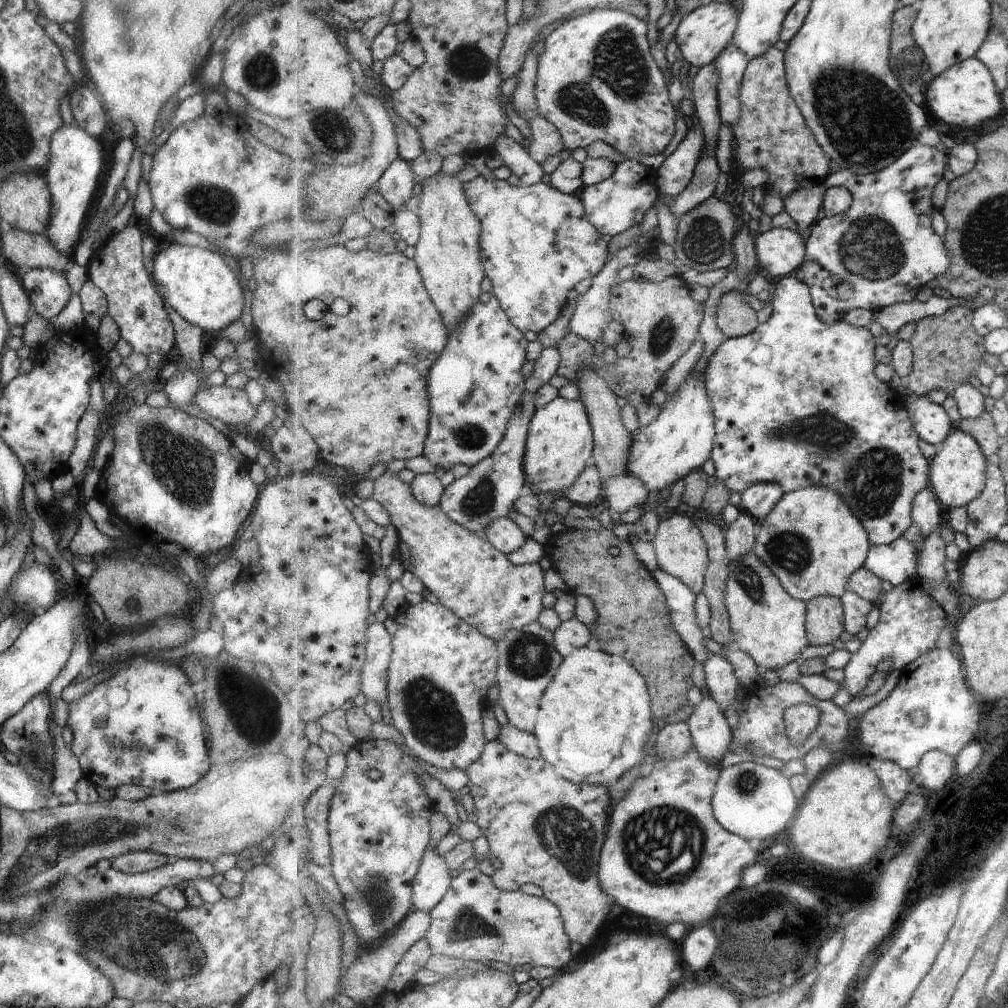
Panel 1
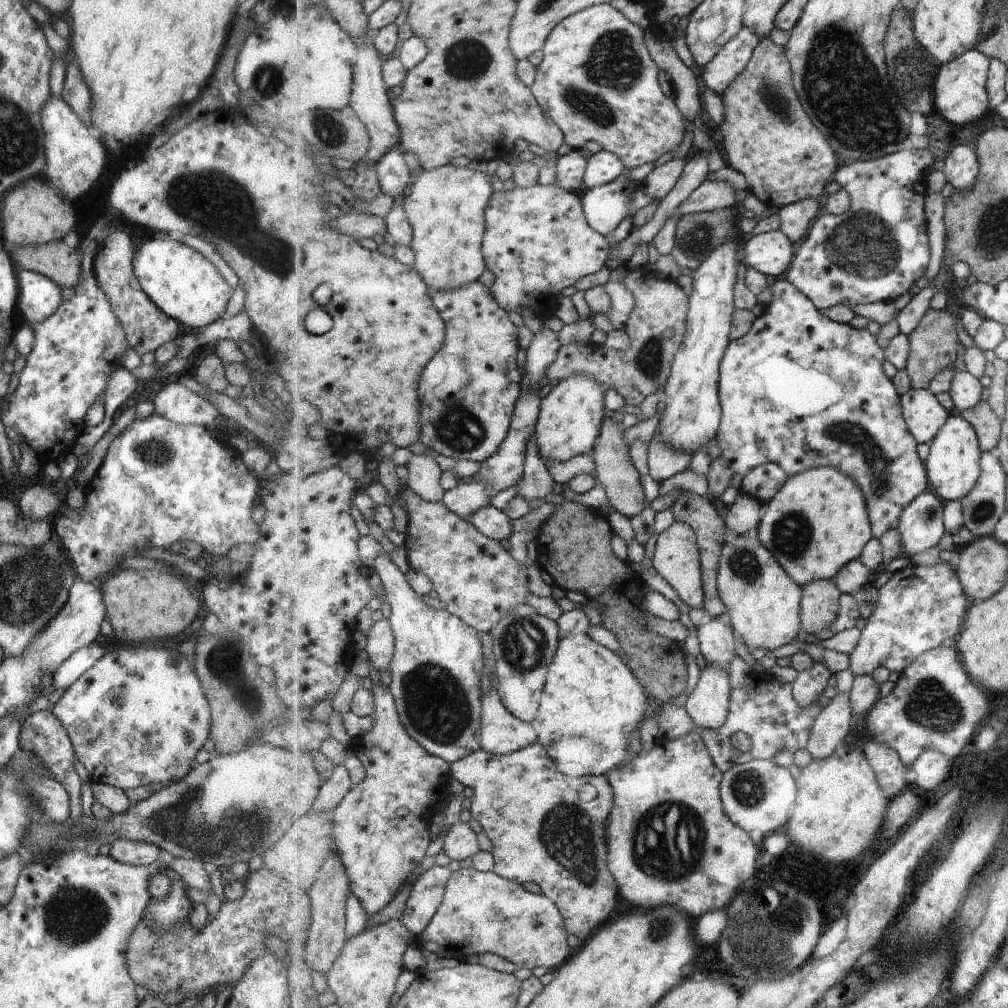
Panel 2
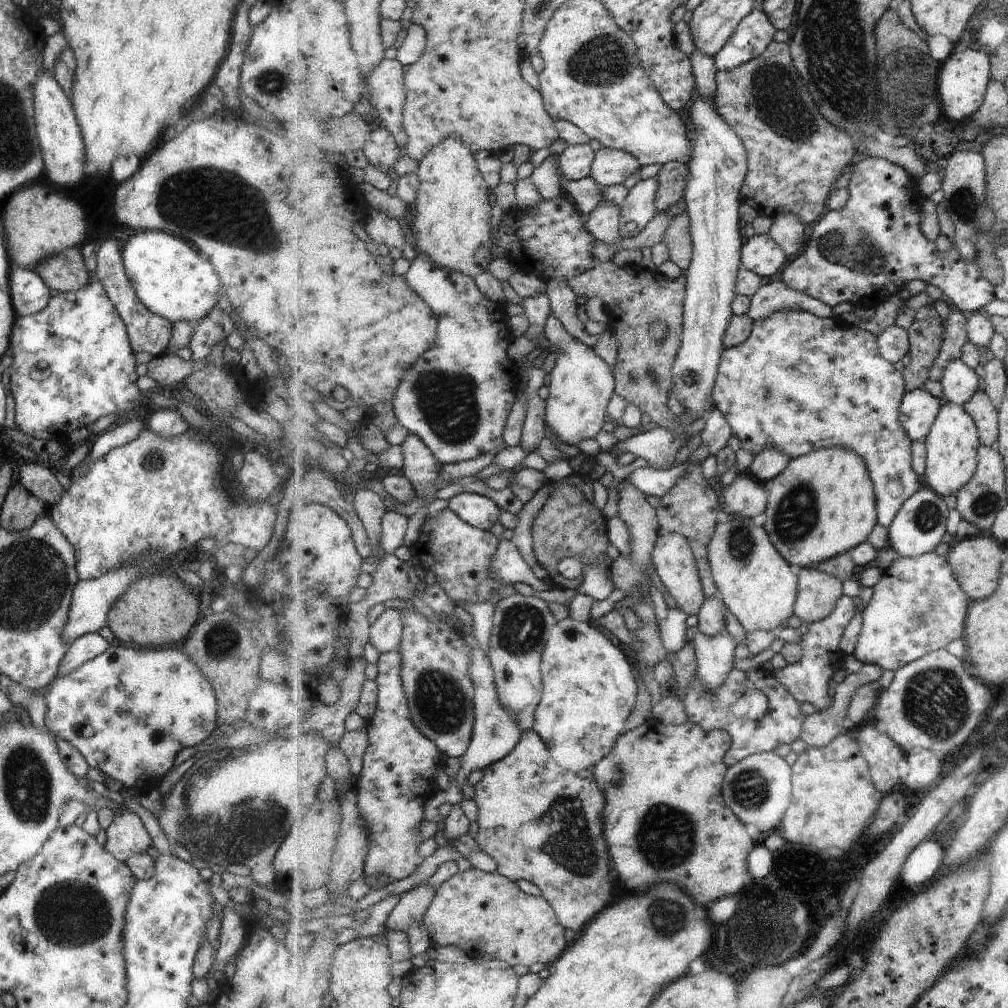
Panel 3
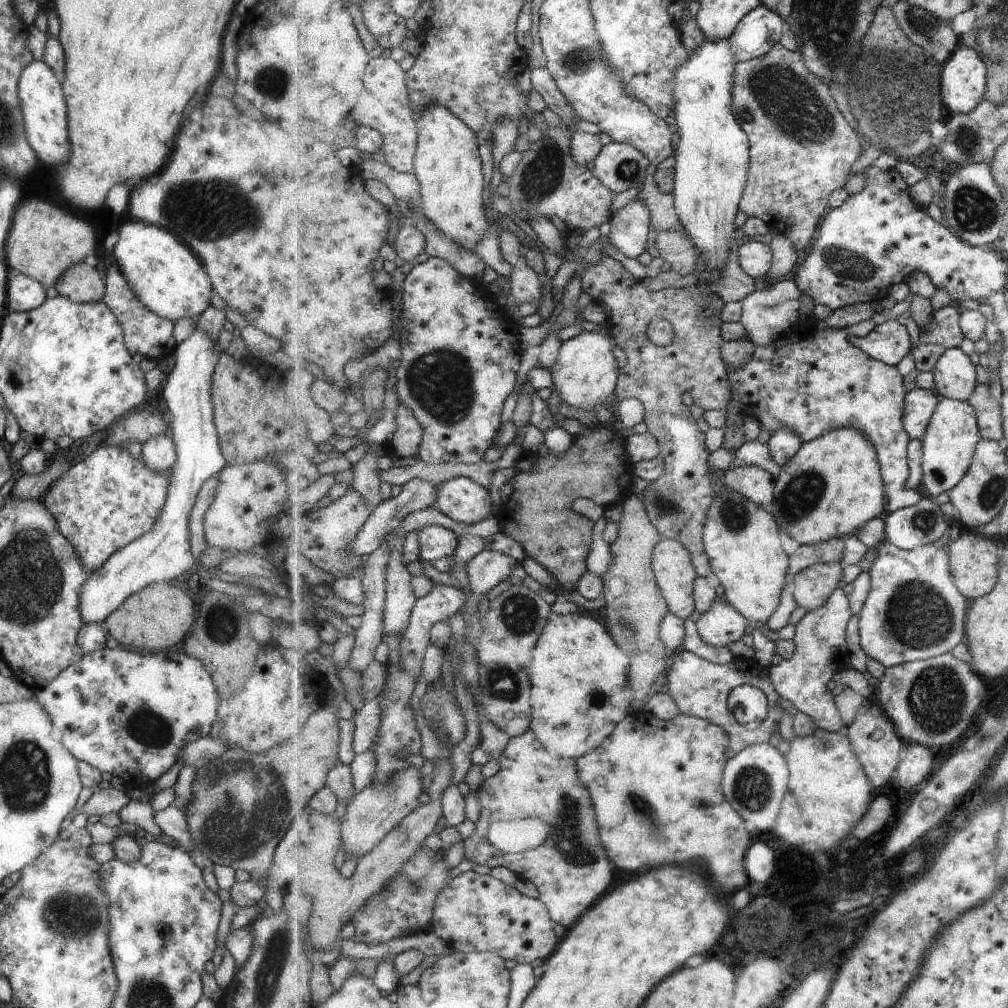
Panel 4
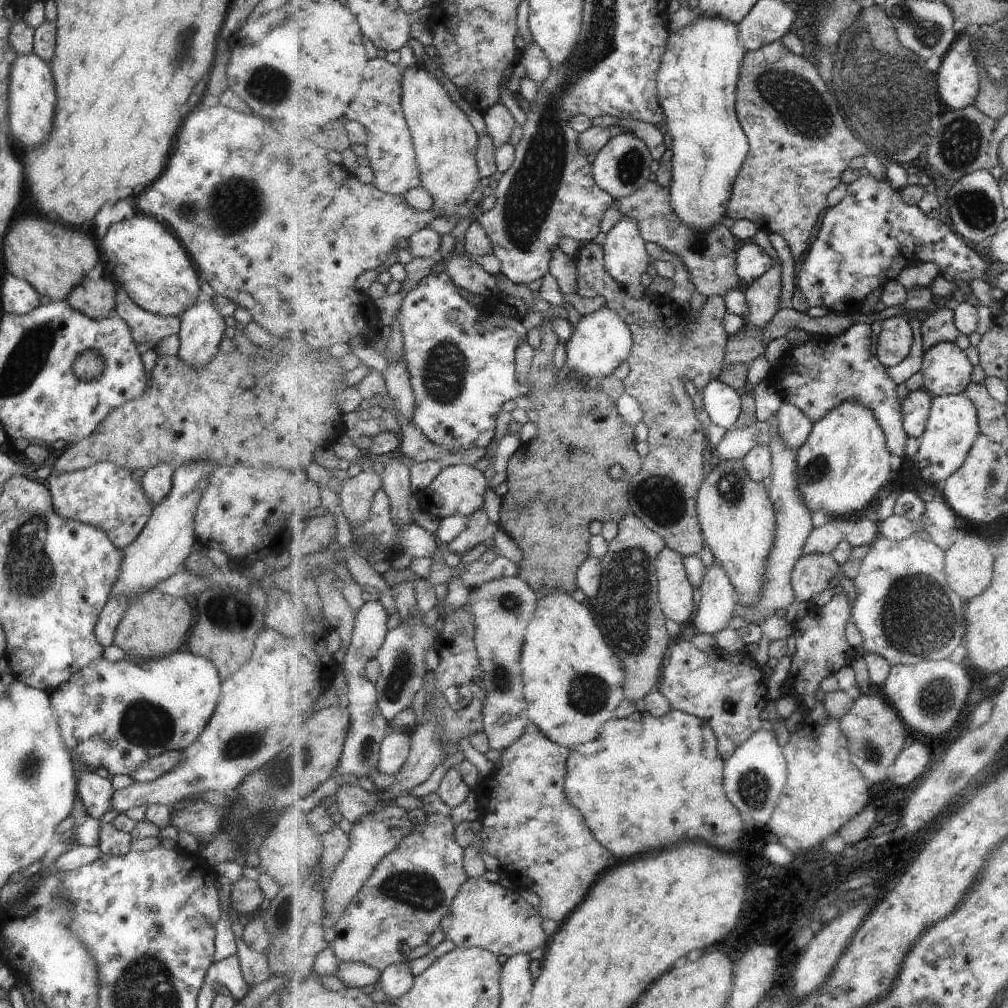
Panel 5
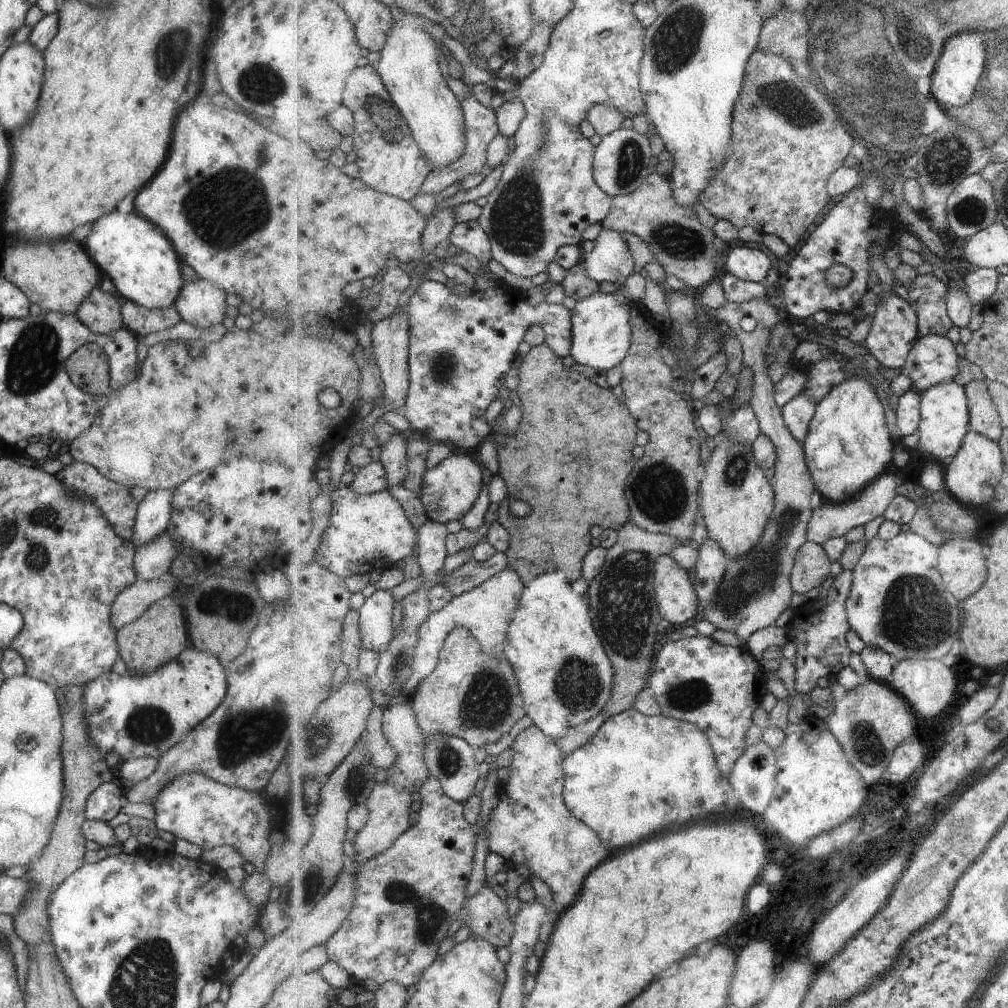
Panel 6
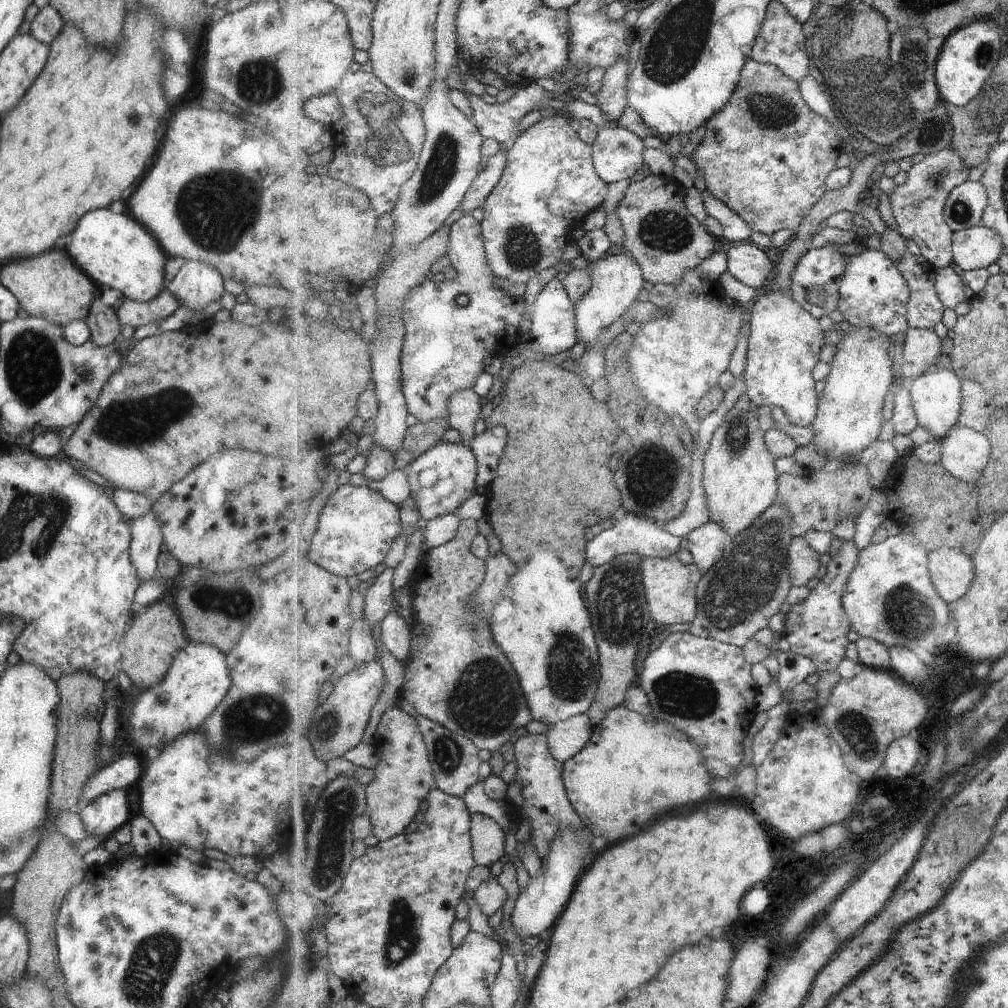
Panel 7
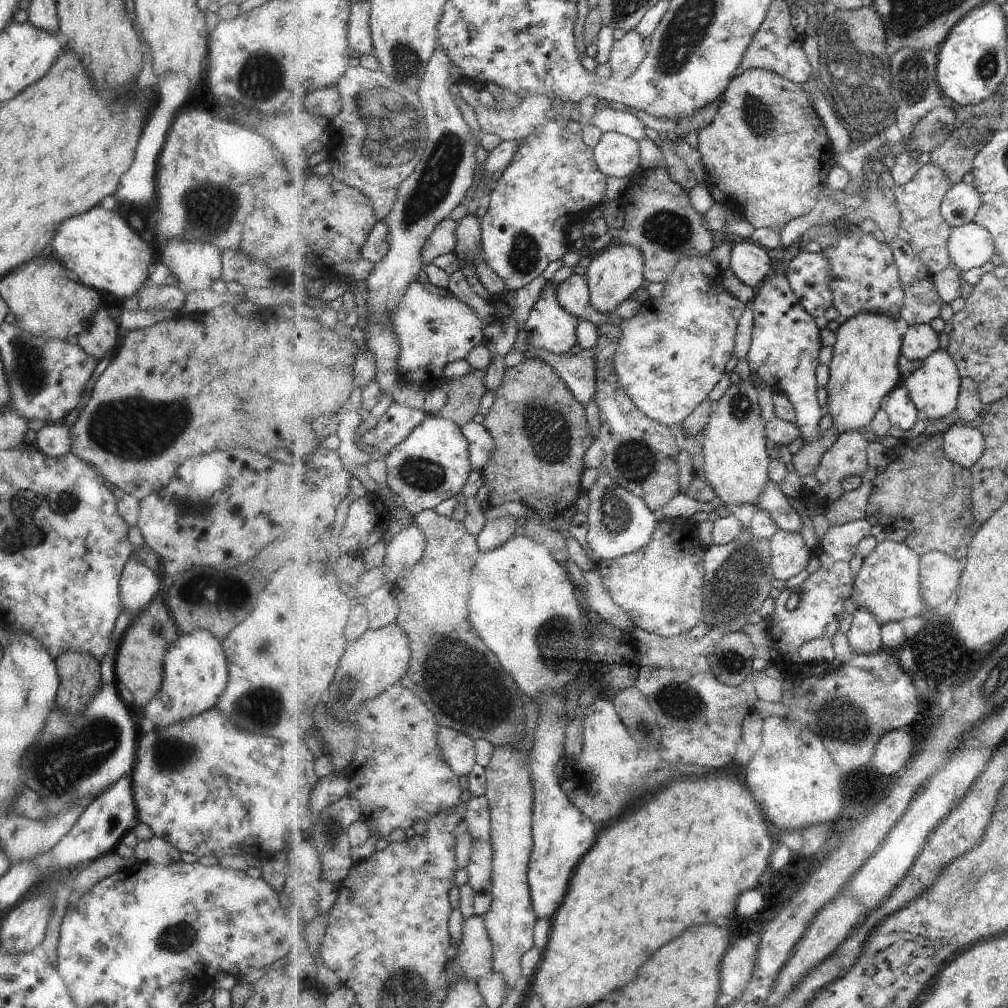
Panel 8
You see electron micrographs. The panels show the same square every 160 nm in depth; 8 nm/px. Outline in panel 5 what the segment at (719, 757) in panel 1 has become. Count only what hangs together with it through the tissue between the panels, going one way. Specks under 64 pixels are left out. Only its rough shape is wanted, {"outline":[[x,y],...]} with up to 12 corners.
{"outline":[[717,562],[708,568],[692,623],[725,630],[739,610],[738,592]]}

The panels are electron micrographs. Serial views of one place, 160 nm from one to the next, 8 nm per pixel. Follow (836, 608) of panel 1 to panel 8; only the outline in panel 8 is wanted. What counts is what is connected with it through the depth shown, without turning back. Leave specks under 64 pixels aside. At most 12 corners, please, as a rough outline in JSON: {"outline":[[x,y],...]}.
{"outline":[[779,529],[770,538],[774,578],[807,570],[811,550],[800,533]]}

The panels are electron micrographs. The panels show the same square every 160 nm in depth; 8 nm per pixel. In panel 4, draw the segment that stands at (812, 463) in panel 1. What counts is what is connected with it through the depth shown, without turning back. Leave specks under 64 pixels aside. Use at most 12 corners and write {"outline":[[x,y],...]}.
{"outline":[[867,320],[756,348],[732,401],[804,444],[841,426],[879,452],[886,509],[907,488],[908,394],[857,344]]}

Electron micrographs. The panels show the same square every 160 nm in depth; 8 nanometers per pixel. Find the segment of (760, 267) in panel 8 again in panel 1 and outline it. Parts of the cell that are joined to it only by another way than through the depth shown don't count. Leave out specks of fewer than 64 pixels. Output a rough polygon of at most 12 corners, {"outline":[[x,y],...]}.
{"outline":[[775,227],[755,236],[771,275],[793,275],[806,261],[807,238]]}

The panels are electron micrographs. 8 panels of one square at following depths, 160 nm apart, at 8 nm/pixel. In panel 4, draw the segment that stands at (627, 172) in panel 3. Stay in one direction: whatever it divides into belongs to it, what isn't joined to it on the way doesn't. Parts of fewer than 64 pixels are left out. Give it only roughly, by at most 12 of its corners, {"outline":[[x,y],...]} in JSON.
{"outline":[[611,141],[590,168],[608,190],[646,182],[650,159]]}

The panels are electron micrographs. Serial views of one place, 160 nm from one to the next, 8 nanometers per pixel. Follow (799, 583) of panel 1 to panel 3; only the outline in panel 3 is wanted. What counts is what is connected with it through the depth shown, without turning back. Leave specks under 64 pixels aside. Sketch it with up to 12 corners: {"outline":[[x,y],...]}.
{"outline":[[845,447],[766,485],[763,527],[796,570],[868,541],[866,462]]}

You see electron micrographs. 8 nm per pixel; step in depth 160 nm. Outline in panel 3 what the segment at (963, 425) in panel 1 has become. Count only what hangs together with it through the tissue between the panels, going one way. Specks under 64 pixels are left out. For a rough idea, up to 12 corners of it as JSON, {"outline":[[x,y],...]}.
{"outline":[[985,391],[963,407],[978,426],[981,444],[998,442],[999,412]]}

